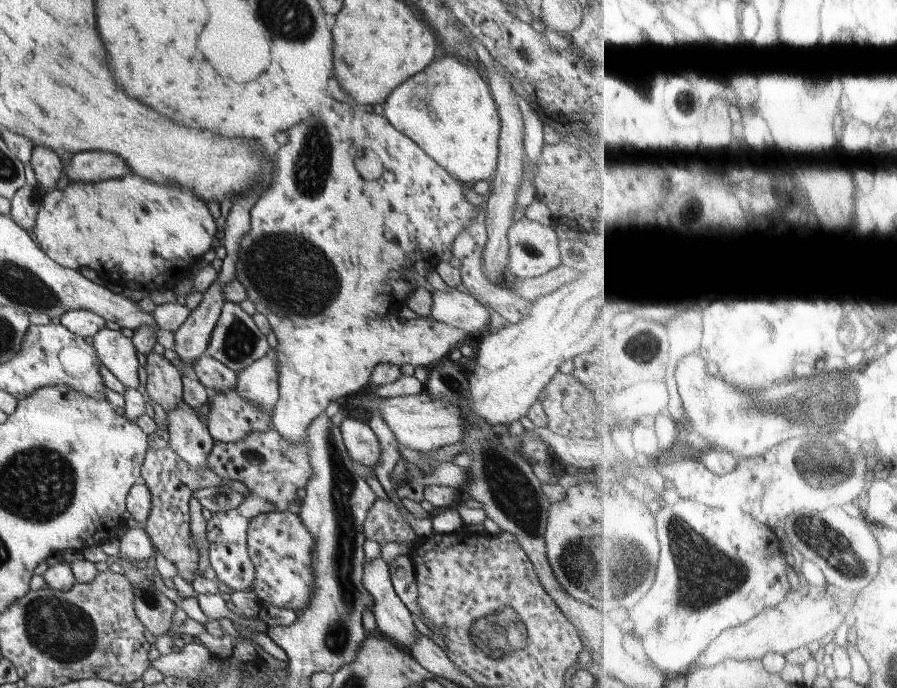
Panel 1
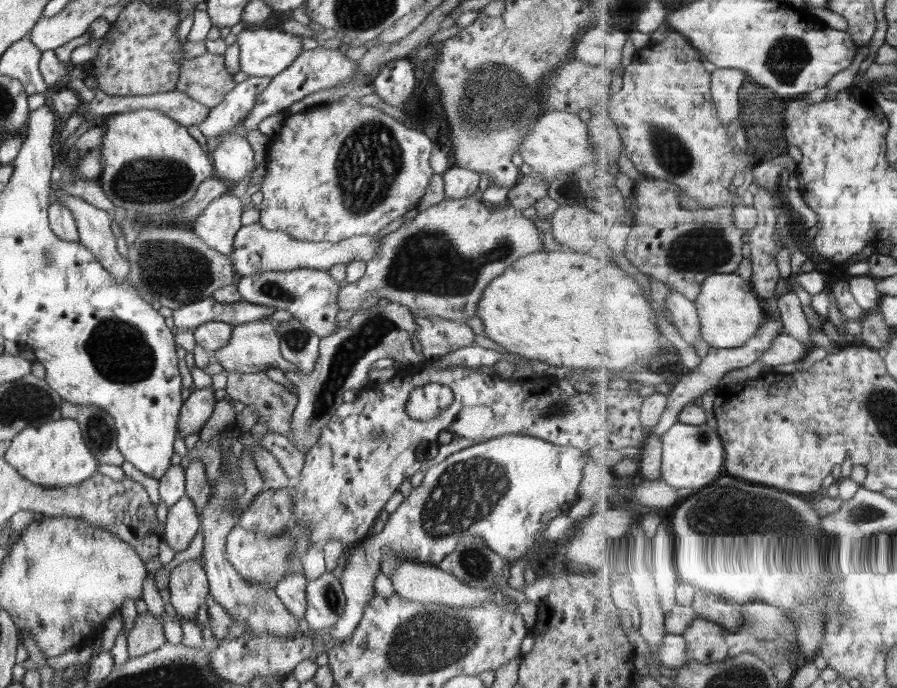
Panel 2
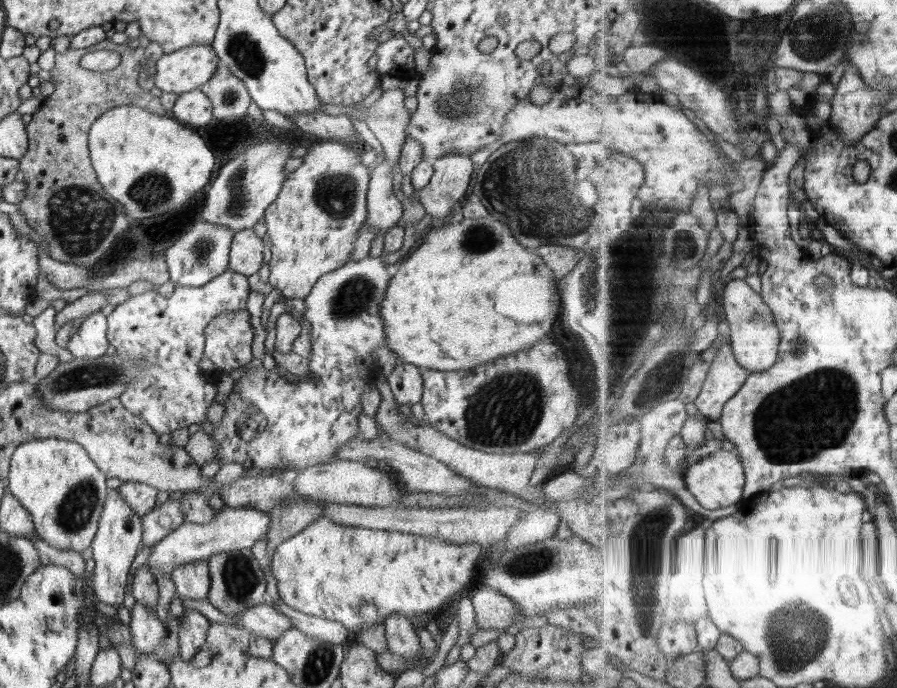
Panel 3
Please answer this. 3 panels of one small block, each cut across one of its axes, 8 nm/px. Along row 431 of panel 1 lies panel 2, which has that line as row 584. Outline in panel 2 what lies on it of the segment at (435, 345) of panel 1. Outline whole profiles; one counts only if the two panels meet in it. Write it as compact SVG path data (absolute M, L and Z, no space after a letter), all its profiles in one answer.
M288 573L275 585L275 593L286 606L286 609L298 617L300 620L304 618L306 613L307 600L306 589L309 581L302 573Z

